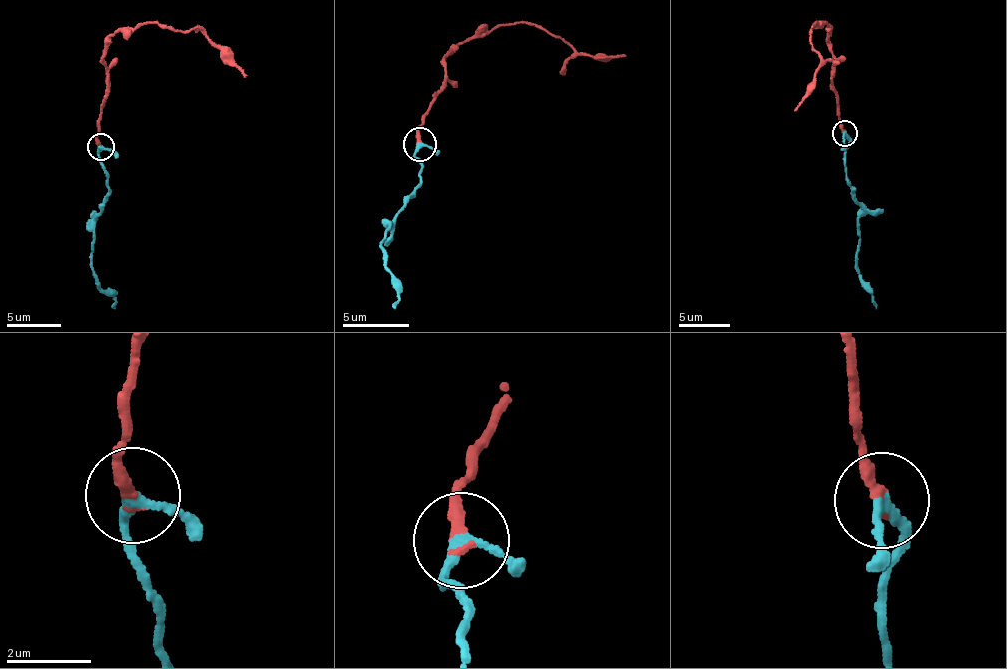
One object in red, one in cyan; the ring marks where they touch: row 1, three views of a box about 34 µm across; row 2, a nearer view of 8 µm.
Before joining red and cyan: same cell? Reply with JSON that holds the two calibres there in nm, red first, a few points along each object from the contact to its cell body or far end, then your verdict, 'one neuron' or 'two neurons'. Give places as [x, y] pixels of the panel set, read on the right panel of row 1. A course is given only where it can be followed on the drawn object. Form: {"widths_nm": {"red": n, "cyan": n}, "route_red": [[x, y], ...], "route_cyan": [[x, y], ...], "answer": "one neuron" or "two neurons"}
{"widths_nm": {"red": 280, "cyan": 220}, "route_red": [[845, 132], [831, 80], [829, 29], [822, 23], [820, 28], [812, 26], [821, 66], [795, 111]], "route_cyan": [[845, 132], [847, 185], [855, 204], [864, 209], [856, 259], [858, 275], [876, 309]], "answer": "one neuron"}

